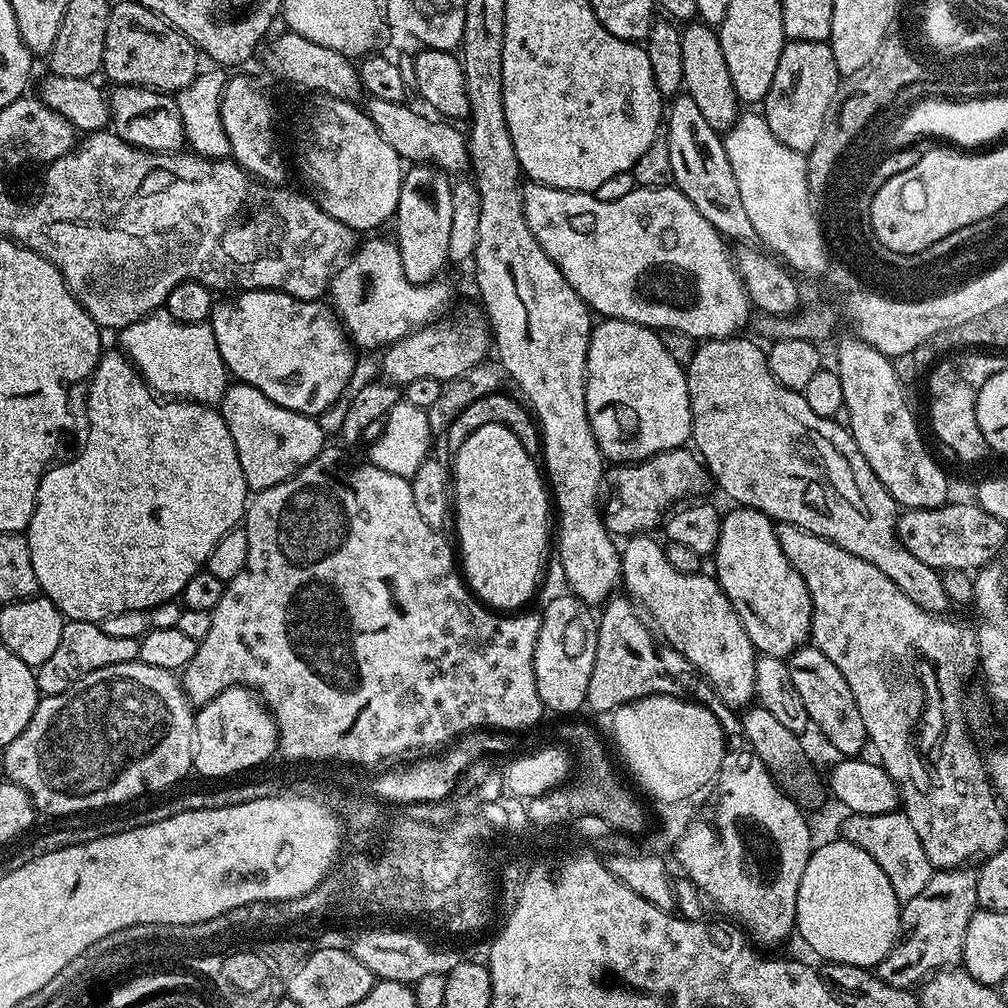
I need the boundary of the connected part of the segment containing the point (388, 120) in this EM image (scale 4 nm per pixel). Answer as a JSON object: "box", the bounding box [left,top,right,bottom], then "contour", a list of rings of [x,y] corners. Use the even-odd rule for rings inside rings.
{"box":[367,99,469,174],"contour":[[[369,99],[367,103],[368,117],[374,122],[374,126],[378,126],[378,134],[386,138],[389,146],[394,146],[401,161],[411,162],[413,165],[430,164],[445,174],[464,174],[469,171],[468,142],[465,133],[459,132],[456,129],[459,127],[455,123],[445,122],[431,115],[423,116],[422,113],[415,112],[410,106],[411,103],[408,102],[399,104],[398,102]],[[431,118],[436,120],[431,120]]]}

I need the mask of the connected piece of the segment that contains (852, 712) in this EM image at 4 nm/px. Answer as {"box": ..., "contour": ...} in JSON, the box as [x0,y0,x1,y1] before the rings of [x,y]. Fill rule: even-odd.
{"box":[787,646,869,758],"contour":[[[815,646],[796,648],[787,657],[790,679],[793,680],[802,702],[806,705],[806,714],[813,725],[820,727],[820,732],[840,751],[844,758],[856,758],[869,743],[868,731],[862,722],[862,714],[858,714],[858,702],[854,702],[854,694],[850,686],[846,686],[846,678],[842,678],[842,670],[822,654]]]}

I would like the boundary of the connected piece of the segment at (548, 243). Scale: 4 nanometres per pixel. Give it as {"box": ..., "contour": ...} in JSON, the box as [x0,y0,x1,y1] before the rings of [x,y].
{"box":[522,182,750,342],"contour":[[[535,182],[525,183],[522,191],[524,194],[524,217],[538,242],[538,246],[542,246],[542,250],[552,259],[554,266],[558,266],[558,270],[562,270],[566,282],[570,282],[572,289],[584,299],[584,303],[597,317],[634,322],[660,332],[682,330],[682,334],[690,334],[690,338],[694,338],[697,342],[725,340],[728,336],[737,335],[741,331],[740,327],[747,322],[748,312],[750,313],[748,292],[744,289],[739,274],[736,273],[734,256],[730,248],[728,252],[727,246],[729,247],[729,245],[726,243],[725,237],[721,236],[718,230],[714,230],[714,226],[710,226],[710,222],[706,222],[706,218],[702,218],[702,214],[698,214],[696,207],[680,193],[679,188],[675,186],[641,188],[638,186],[630,194],[626,194],[626,198],[618,198],[618,202],[602,202],[591,192],[567,192],[561,188],[551,188]]]}

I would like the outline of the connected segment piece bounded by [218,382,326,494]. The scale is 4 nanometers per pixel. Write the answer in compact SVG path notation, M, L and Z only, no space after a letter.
M229 383L227 392L218 401L218 411L230 430L230 438L234 438L249 493L270 490L270 486L286 482L286 478L298 474L298 470L325 451L326 435L316 418L278 406L262 390L249 384Z

